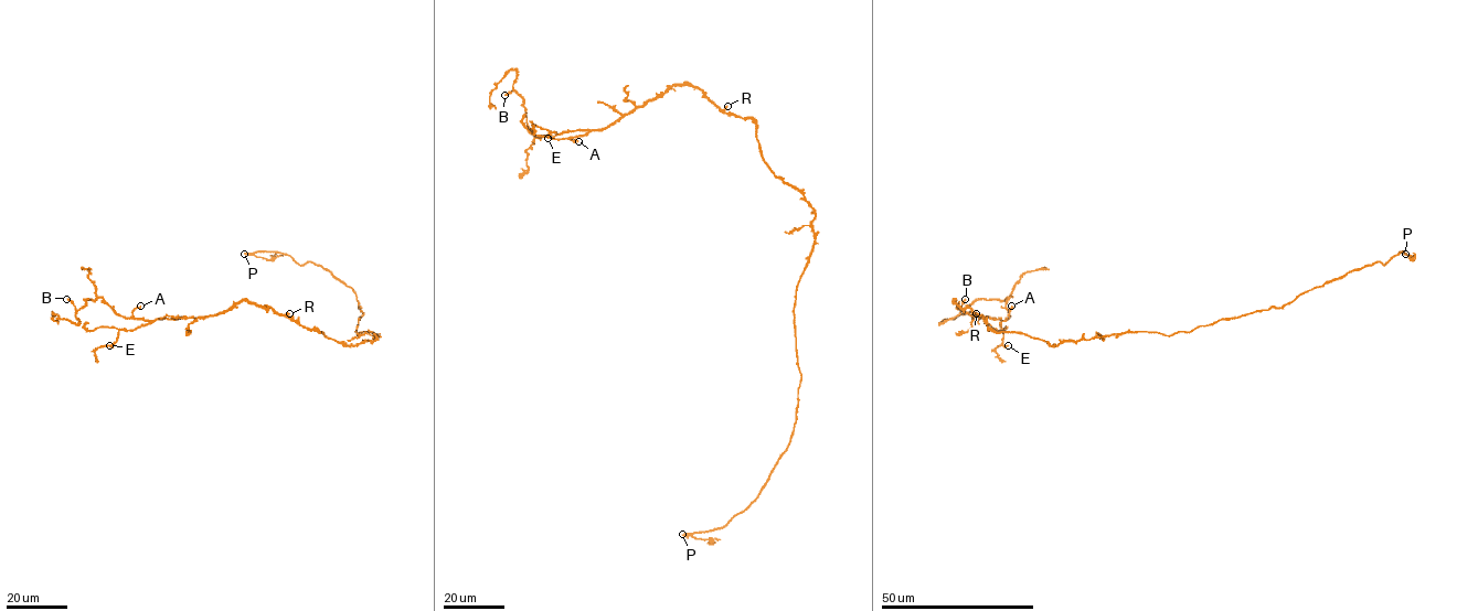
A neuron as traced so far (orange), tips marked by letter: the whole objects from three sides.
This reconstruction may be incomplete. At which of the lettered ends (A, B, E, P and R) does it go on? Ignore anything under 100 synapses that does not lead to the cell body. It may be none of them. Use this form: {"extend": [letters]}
{"extend": ["P"]}

